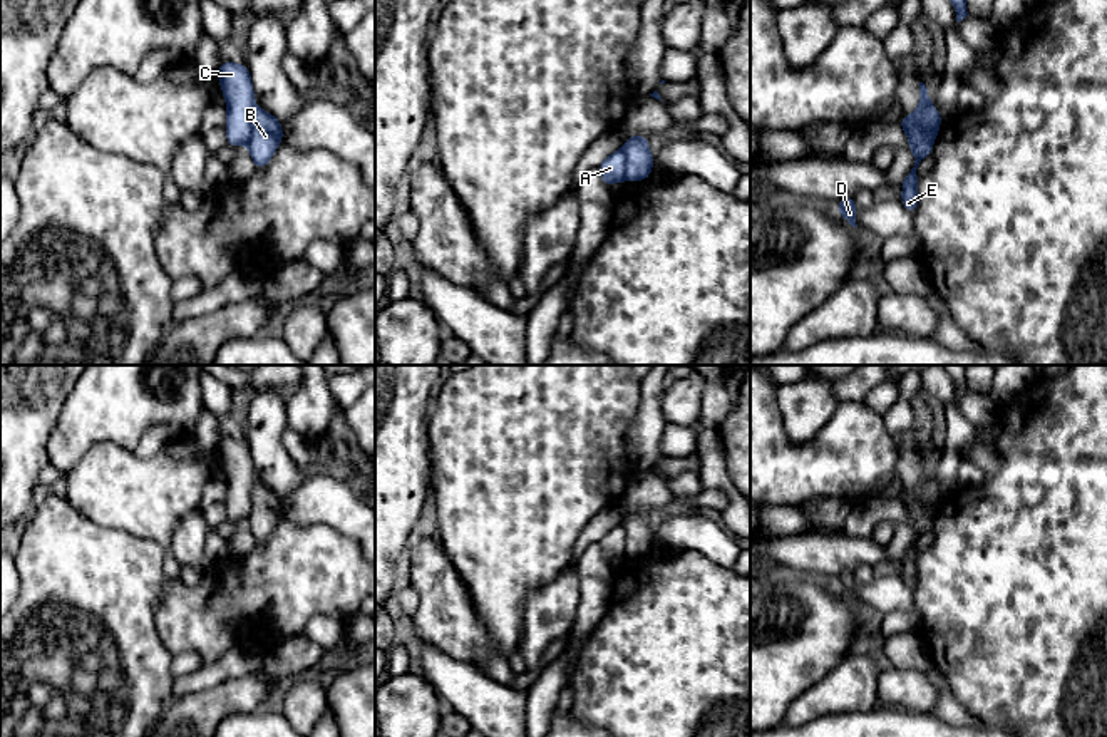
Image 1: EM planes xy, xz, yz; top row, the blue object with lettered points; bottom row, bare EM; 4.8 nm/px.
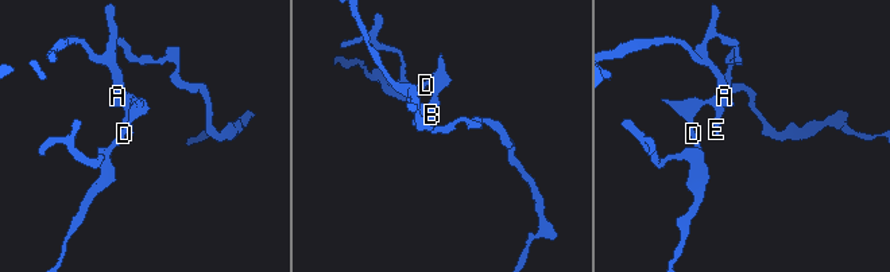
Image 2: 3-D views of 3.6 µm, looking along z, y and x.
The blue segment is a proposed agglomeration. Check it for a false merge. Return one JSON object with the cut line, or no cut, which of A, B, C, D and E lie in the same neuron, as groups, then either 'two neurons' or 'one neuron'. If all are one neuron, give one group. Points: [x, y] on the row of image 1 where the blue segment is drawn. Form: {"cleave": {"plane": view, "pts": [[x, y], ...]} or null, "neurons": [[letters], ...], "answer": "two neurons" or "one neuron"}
{"cleave": {"plane": "xy", "pts": [[255, 109], [252, 134], [247, 141]]}, "neurons": [["A", "C"], ["B", "D", "E"]], "answer": "two neurons"}

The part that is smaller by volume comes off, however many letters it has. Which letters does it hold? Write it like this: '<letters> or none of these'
B, D, E

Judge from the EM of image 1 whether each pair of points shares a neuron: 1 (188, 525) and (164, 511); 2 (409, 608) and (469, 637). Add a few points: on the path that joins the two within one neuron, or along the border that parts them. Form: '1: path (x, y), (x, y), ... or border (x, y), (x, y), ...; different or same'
1: border (203, 488), (200, 505), (178, 523), (168, 551); different
2: border (411, 585), (417, 595), (417, 610), (412, 618); different

